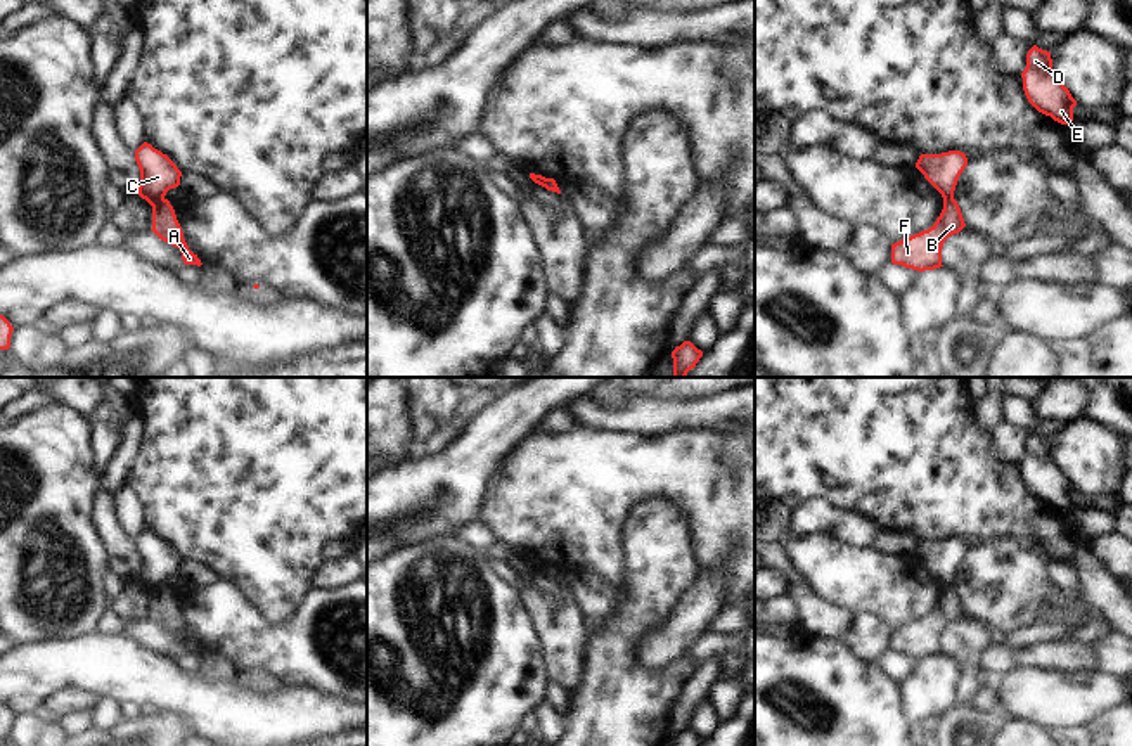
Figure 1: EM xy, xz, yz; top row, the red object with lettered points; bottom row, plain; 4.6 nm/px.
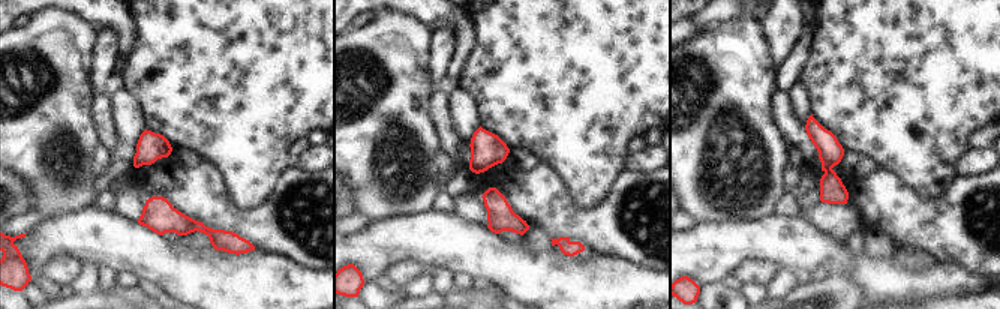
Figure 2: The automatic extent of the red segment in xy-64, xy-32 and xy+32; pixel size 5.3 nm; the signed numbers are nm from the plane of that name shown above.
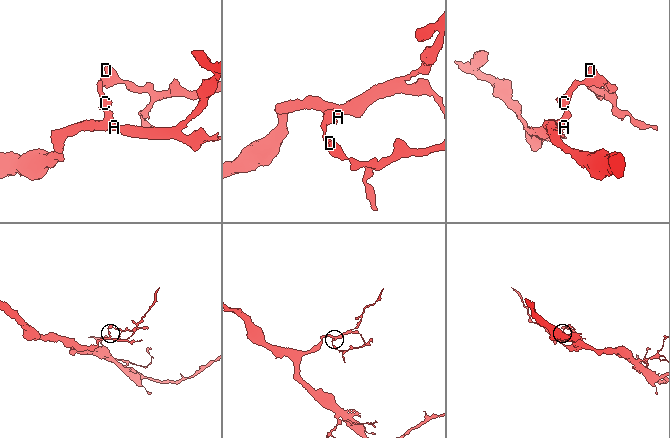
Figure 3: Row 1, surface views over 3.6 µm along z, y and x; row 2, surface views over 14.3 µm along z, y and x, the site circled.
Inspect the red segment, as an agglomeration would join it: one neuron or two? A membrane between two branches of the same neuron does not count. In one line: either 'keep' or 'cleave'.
cleave

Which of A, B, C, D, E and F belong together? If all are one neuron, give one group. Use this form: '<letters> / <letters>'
A B F / C D E

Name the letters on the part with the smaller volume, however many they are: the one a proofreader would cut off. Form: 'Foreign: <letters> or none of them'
Foreign: C, D, E

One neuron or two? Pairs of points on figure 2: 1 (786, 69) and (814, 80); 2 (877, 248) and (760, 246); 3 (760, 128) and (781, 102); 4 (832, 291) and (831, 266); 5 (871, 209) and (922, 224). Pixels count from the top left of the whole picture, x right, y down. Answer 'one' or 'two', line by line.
1: two
2: two
3: two
4: two
5: one

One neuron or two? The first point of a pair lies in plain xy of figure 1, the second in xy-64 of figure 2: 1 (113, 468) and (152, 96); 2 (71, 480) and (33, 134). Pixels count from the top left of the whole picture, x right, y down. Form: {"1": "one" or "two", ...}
{"1": "two", "2": "one"}

